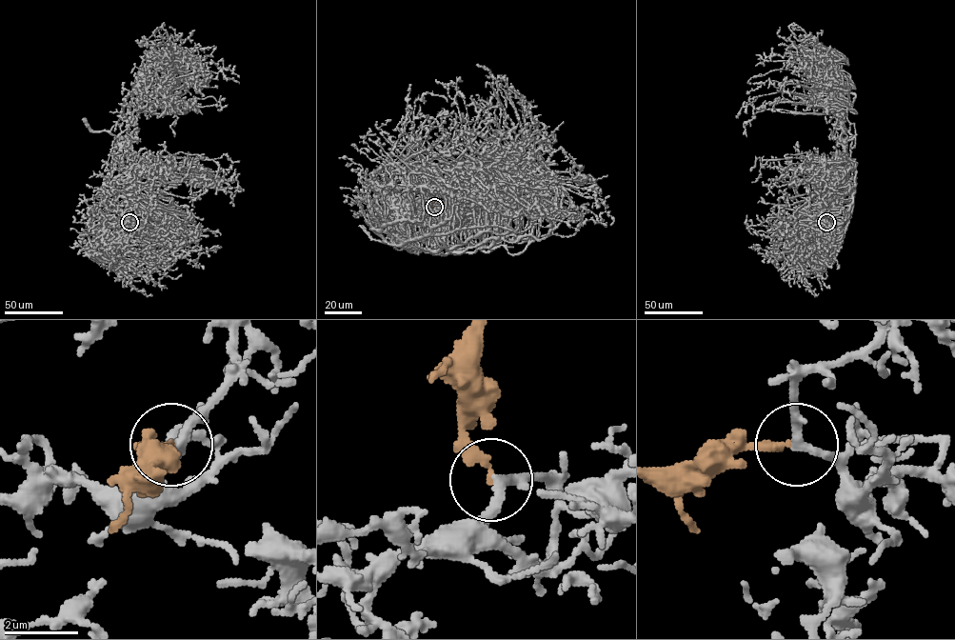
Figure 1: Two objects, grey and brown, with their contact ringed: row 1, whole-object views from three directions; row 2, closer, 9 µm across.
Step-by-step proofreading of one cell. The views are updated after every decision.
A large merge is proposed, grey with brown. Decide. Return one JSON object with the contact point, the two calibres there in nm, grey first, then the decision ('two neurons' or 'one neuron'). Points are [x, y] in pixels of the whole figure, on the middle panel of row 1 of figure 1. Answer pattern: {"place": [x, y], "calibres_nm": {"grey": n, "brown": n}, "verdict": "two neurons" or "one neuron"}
{"place": [434, 207], "calibres_nm": {"grey": 240, "brown": 240}, "verdict": "one neuron"}

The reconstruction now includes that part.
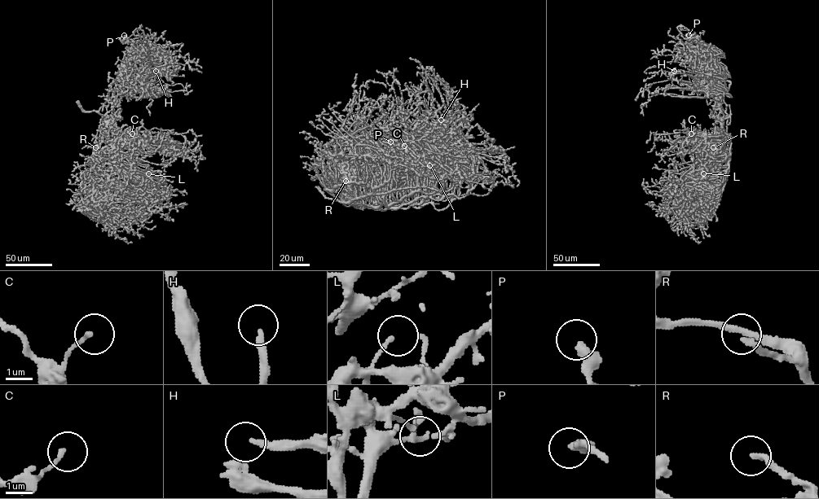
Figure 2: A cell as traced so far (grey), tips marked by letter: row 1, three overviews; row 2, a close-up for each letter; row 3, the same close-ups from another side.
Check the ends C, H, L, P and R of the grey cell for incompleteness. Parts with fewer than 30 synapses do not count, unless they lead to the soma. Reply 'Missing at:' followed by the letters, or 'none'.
Missing at: H, R

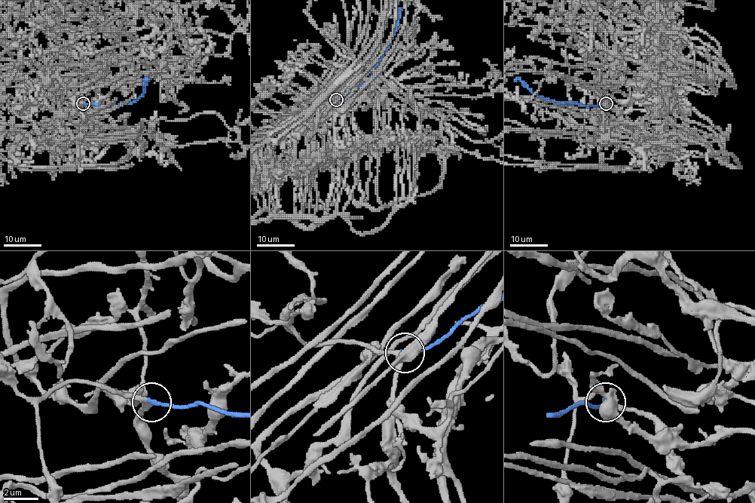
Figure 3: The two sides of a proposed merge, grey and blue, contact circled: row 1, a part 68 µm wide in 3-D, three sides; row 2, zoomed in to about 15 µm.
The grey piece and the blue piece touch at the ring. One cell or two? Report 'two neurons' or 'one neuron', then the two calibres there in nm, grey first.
one neuron; calibres 220 and 200 nm

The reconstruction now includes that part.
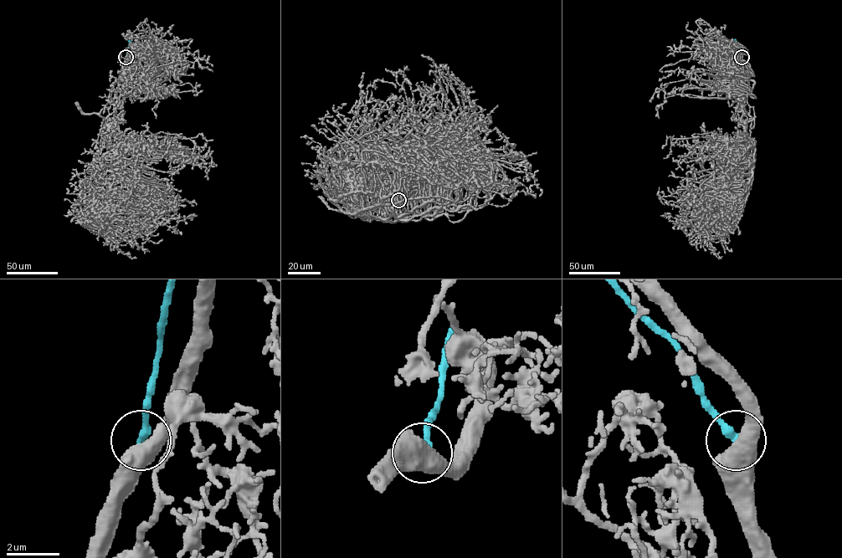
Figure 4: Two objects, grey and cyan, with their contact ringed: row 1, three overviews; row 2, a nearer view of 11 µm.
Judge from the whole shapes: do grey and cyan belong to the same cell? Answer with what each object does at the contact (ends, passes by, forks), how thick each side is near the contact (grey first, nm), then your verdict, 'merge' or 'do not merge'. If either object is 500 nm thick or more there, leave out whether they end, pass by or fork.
600 nm thick on the grey side, 320 nm on the other; do not merge

